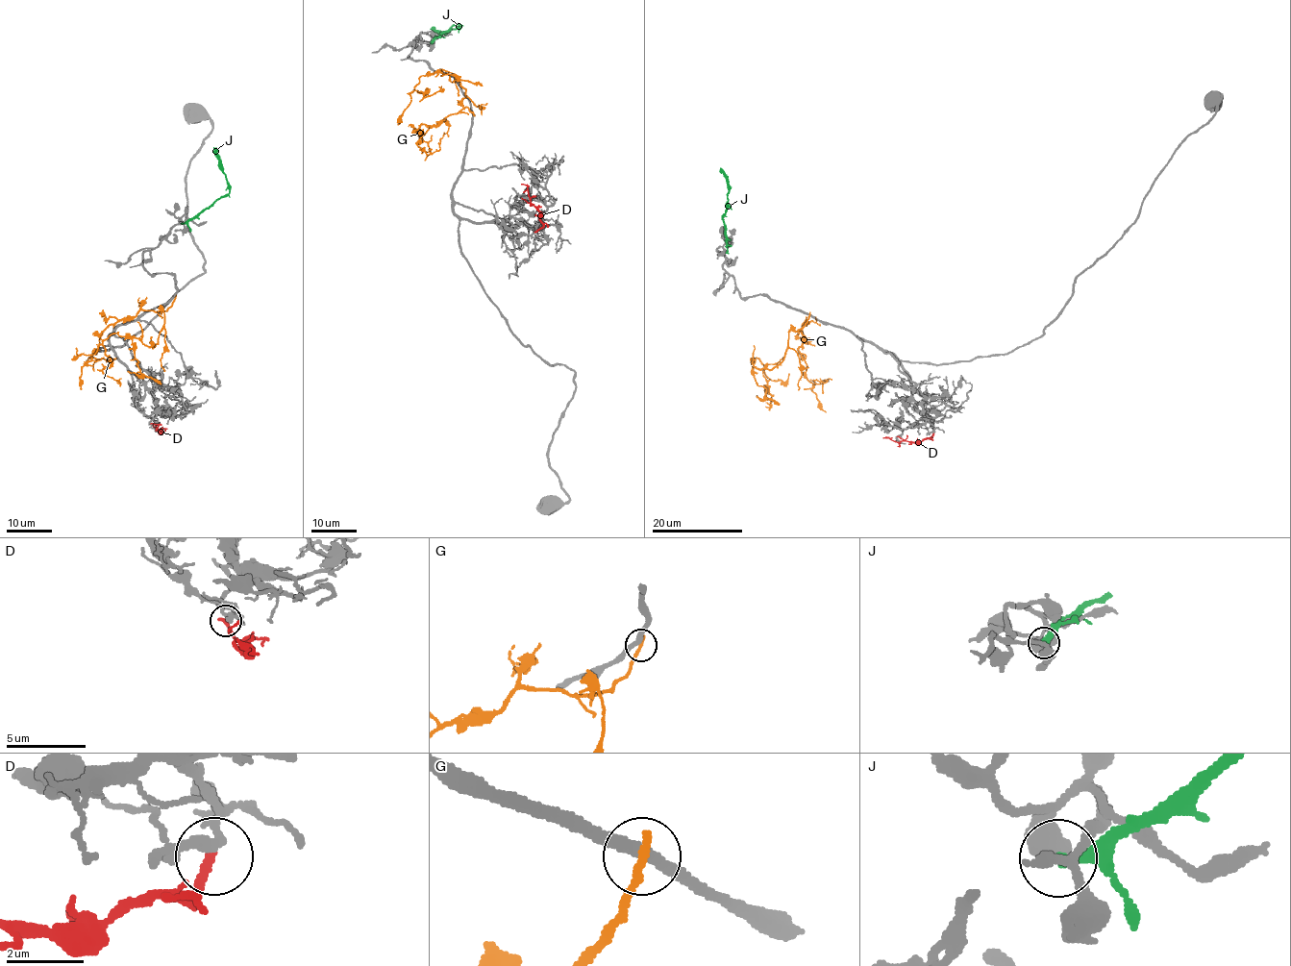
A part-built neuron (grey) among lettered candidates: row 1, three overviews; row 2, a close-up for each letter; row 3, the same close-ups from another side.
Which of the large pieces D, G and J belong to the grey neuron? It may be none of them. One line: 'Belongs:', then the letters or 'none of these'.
Belongs: none of these

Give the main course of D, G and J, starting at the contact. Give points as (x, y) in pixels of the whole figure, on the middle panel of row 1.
D: (535, 232), (542, 226), (539, 210), (532, 203), (527, 186), (521, 184)
G: (475, 115), (452, 73), (423, 74), (411, 92), (424, 97), (438, 86)
J: (431, 43), (454, 24), (460, 26), (443, 32), (430, 29)

